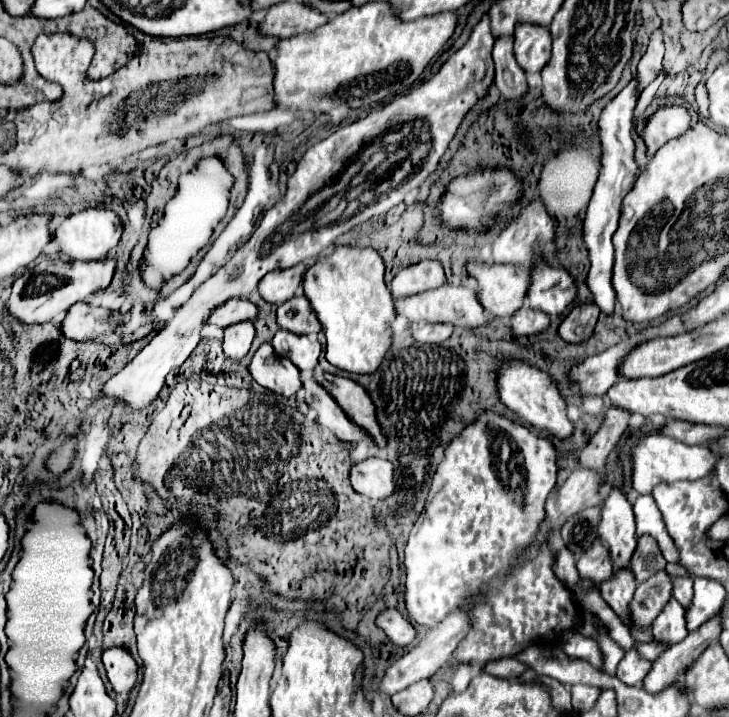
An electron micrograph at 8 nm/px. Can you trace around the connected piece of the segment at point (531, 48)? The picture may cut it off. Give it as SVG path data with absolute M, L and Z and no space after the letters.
M518 25L514 37L514 55L526 73L540 73L550 61L552 37L546 27Z

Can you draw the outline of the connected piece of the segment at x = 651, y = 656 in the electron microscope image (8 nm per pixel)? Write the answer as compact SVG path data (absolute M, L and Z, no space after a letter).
M652 641L648 645L636 645L636 649L642 653L642 657L646 657L648 661L656 661L656 657L662 653L662 645L658 641Z

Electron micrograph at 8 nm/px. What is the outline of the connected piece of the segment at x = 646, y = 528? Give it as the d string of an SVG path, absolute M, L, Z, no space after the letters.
M640 495L636 499L634 515L636 515L636 533L638 535L644 535L644 533L652 535L658 541L666 561L668 563L678 563L680 561L680 551L676 551L676 545L666 531L666 525L660 517L660 511L658 511L652 495Z

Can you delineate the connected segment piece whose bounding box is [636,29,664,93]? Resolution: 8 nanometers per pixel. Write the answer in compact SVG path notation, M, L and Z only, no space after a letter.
M660 29L652 33L650 45L644 53L644 57L638 63L638 73L636 73L636 81L638 81L638 93L642 93L662 71L662 55L664 55L664 43L662 43L662 33Z

